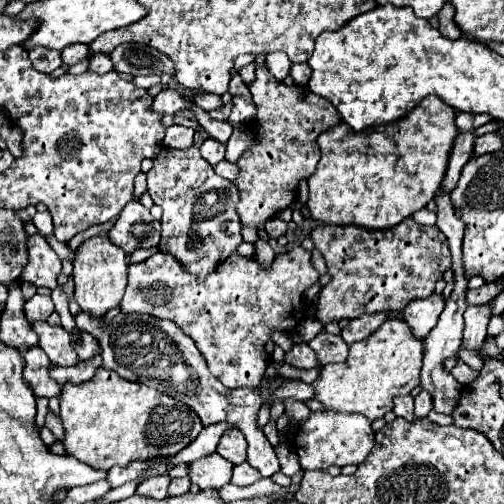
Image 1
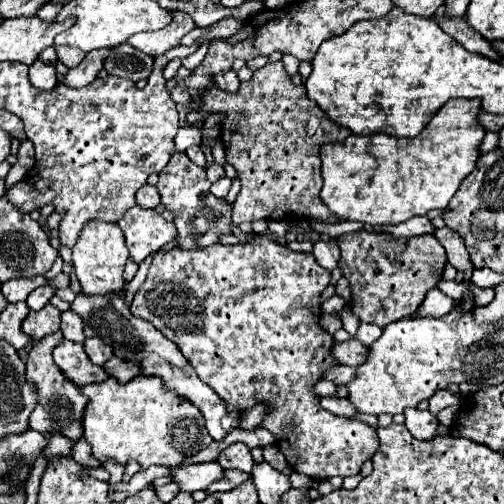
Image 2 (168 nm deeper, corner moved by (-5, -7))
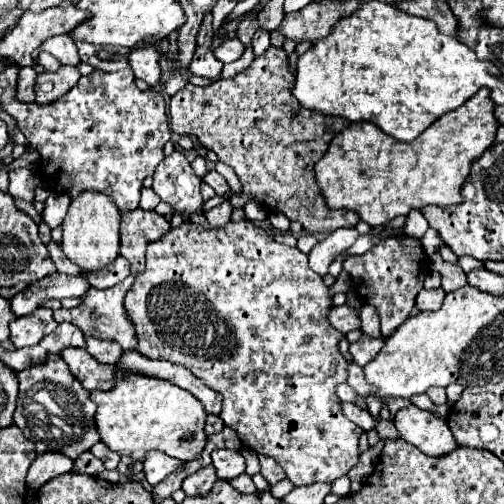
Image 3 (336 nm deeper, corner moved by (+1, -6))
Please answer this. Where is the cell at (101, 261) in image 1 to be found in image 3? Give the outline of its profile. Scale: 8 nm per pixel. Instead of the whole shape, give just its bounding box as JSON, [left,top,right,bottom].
[62,190,120,274]

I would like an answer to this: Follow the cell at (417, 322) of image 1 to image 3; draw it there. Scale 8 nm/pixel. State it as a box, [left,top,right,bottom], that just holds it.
[416,288,446,310]

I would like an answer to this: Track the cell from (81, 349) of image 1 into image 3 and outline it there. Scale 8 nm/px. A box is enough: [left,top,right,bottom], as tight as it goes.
[86,338,124,366]

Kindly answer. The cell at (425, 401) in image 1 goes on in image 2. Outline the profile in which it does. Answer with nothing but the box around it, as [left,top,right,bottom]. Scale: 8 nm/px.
[430,391,460,415]

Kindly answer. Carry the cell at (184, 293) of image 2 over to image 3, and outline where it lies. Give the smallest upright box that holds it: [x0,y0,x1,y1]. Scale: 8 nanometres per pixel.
[124,220,362,486]

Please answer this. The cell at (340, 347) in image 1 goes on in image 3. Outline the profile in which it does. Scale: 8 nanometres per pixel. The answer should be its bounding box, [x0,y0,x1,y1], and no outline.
[350,334,384,366]

